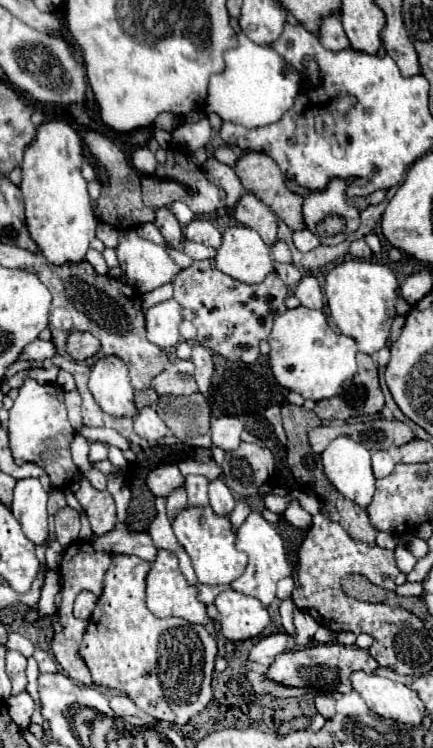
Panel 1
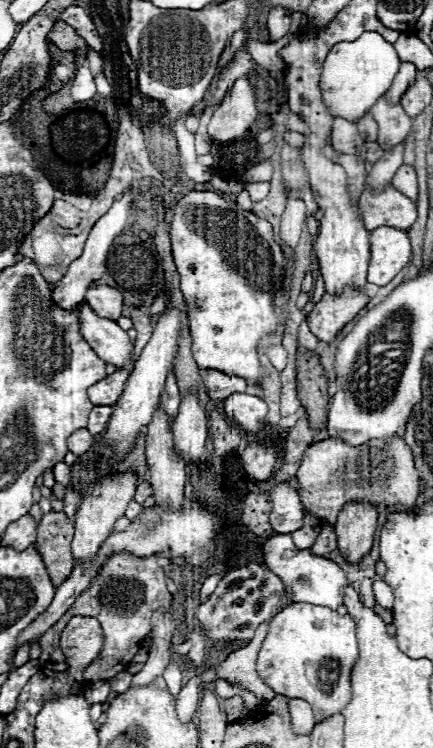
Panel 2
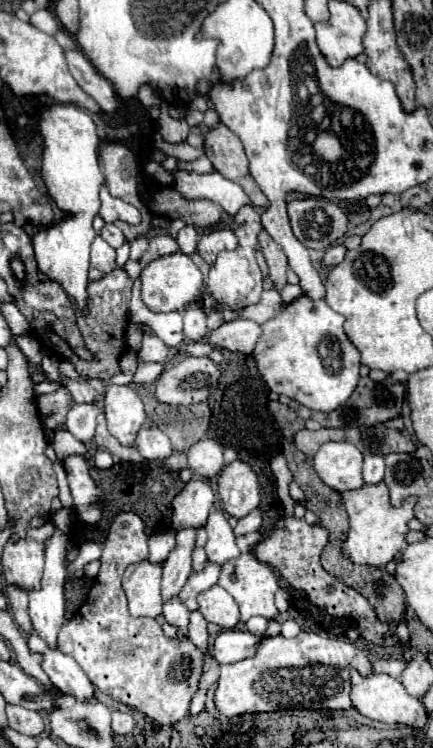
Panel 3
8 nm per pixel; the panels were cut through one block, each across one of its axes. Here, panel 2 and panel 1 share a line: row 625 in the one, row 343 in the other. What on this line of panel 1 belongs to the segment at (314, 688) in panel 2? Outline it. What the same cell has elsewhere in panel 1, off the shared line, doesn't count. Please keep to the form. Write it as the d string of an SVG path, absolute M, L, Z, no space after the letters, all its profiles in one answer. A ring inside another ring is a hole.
M304 306L286 310L280 318L276 318L268 344L272 346L270 366L278 384L302 394L304 398L330 398L356 372L356 342L338 334L320 310L310 310Z

